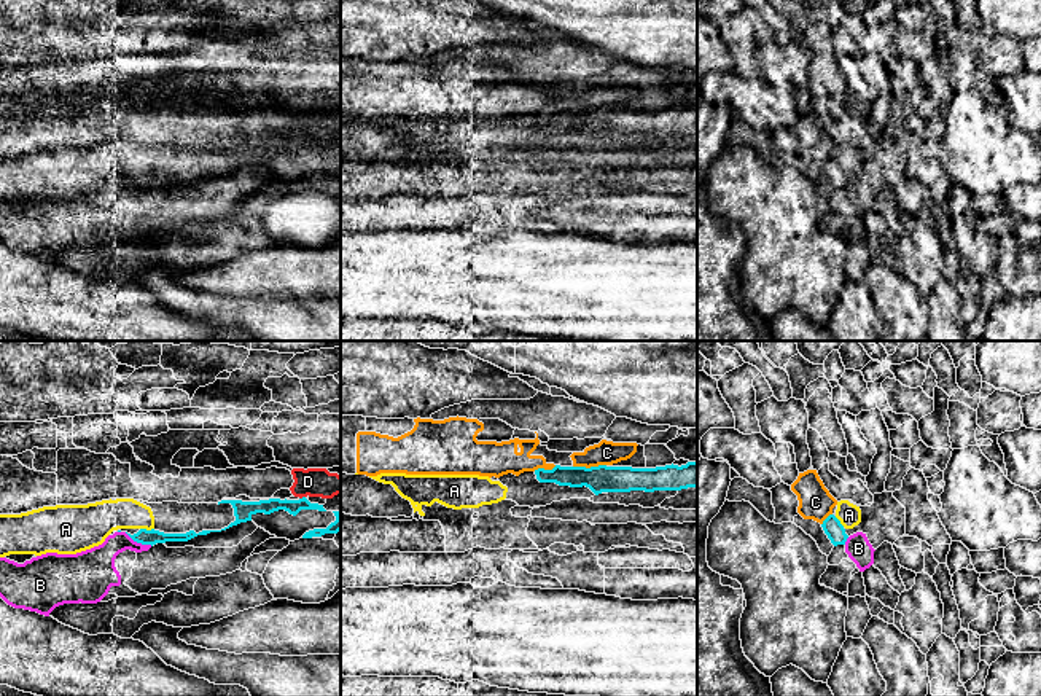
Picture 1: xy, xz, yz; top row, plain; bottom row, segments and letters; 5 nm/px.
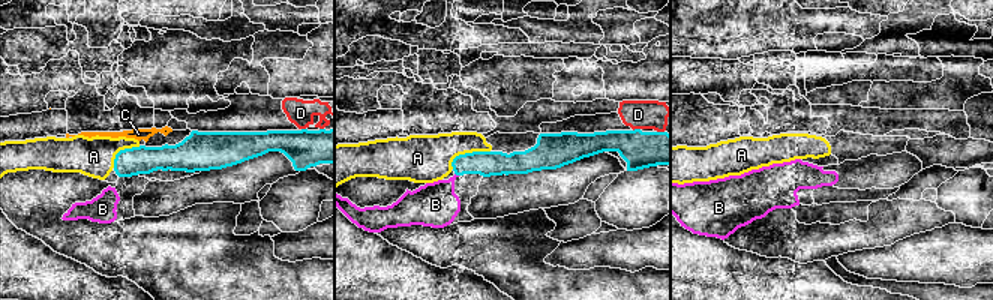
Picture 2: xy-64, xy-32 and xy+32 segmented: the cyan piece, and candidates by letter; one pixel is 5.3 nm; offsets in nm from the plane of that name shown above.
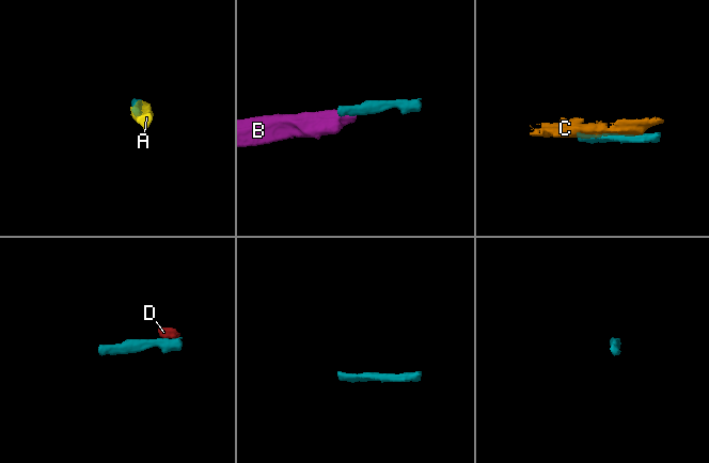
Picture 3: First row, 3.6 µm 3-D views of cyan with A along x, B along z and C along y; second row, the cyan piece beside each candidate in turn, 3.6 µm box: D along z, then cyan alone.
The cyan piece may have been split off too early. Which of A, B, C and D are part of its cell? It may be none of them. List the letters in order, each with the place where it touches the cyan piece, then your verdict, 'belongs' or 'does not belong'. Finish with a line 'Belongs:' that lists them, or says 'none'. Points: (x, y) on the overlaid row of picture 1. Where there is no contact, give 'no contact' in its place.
A: xy (145, 529) | belongs
B: xy (139, 542) | does not belong
C: xz (591, 467) | does not belong
D: xy (303, 497) | does not belong
Belongs: A

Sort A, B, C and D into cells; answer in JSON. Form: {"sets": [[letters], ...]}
{"sets": [["A"], ["B"], ["C", "D"]]}

